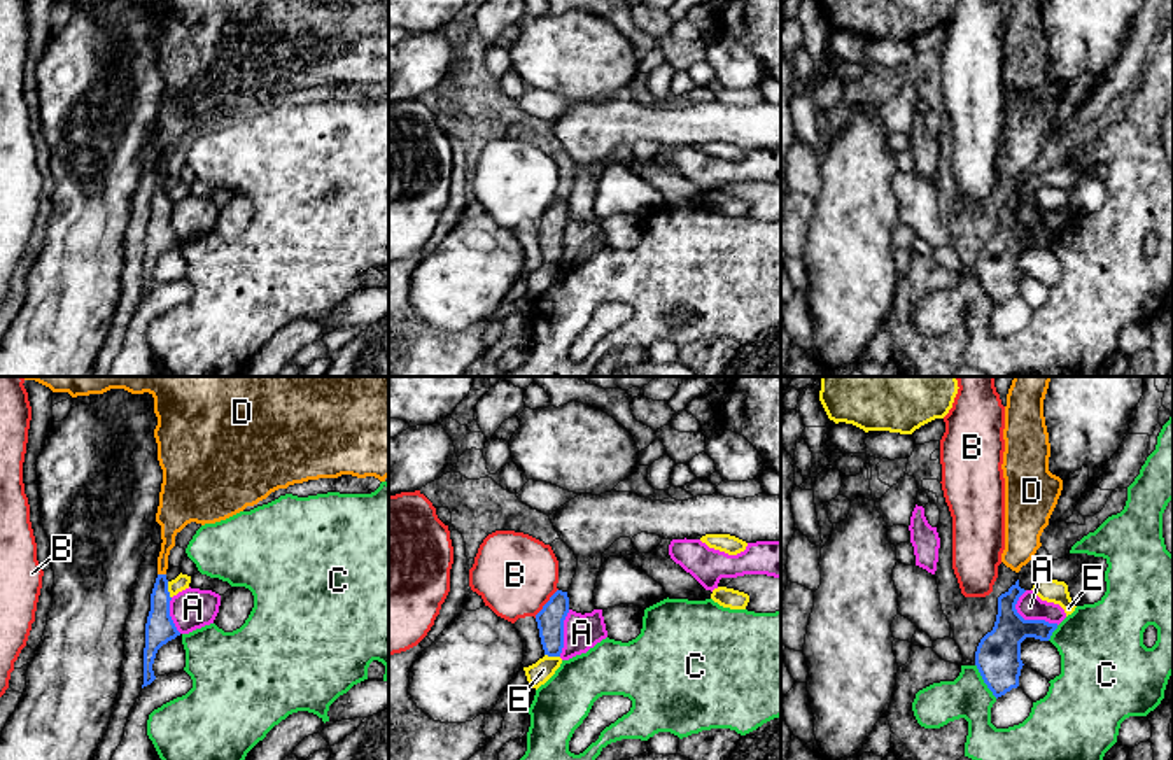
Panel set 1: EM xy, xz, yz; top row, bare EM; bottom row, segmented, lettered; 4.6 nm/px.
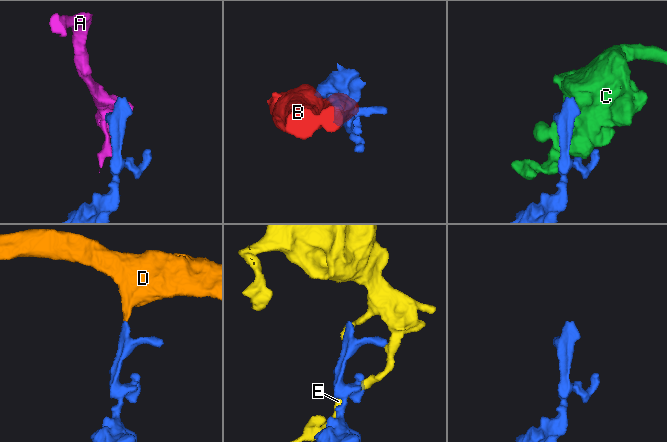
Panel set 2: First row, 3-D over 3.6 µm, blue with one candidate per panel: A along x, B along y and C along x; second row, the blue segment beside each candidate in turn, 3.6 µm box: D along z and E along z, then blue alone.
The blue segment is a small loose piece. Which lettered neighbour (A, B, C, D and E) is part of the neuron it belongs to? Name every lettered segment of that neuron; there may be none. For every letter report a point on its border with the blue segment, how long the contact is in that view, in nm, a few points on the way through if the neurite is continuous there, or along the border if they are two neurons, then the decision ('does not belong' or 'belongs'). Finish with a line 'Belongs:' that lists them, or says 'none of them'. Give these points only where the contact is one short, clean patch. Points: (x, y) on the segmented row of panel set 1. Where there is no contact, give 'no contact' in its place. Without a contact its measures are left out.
A: yz (1032, 620) | 220 nm | does not belong
B: xz (547, 603) | 170 nm | does not belong
C: yz (984, 682) | 190 nm | does not belong
D: xy (161, 575) | 40 nm | across xy (160, 629), (161, 575), (161, 561), (172, 522) | belongs
E: xy (167, 591) | 80 nm | does not belong
Belongs: D

